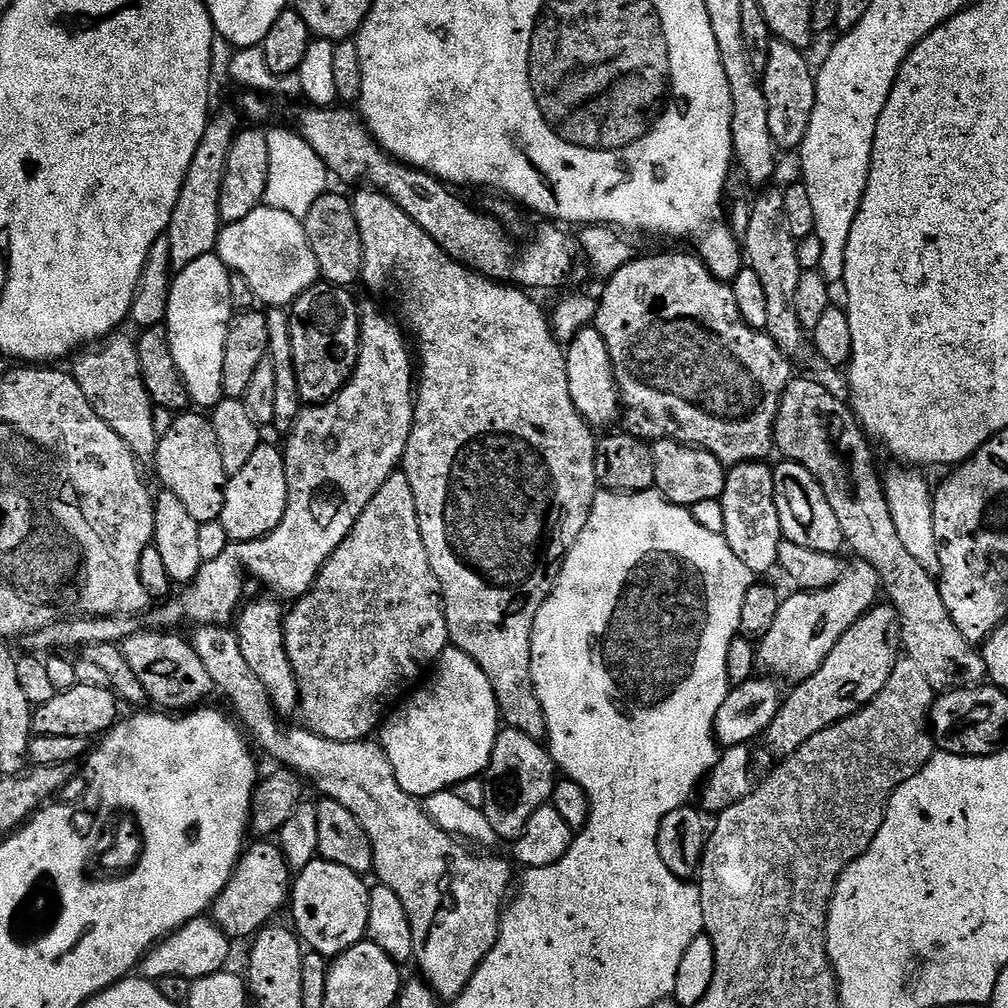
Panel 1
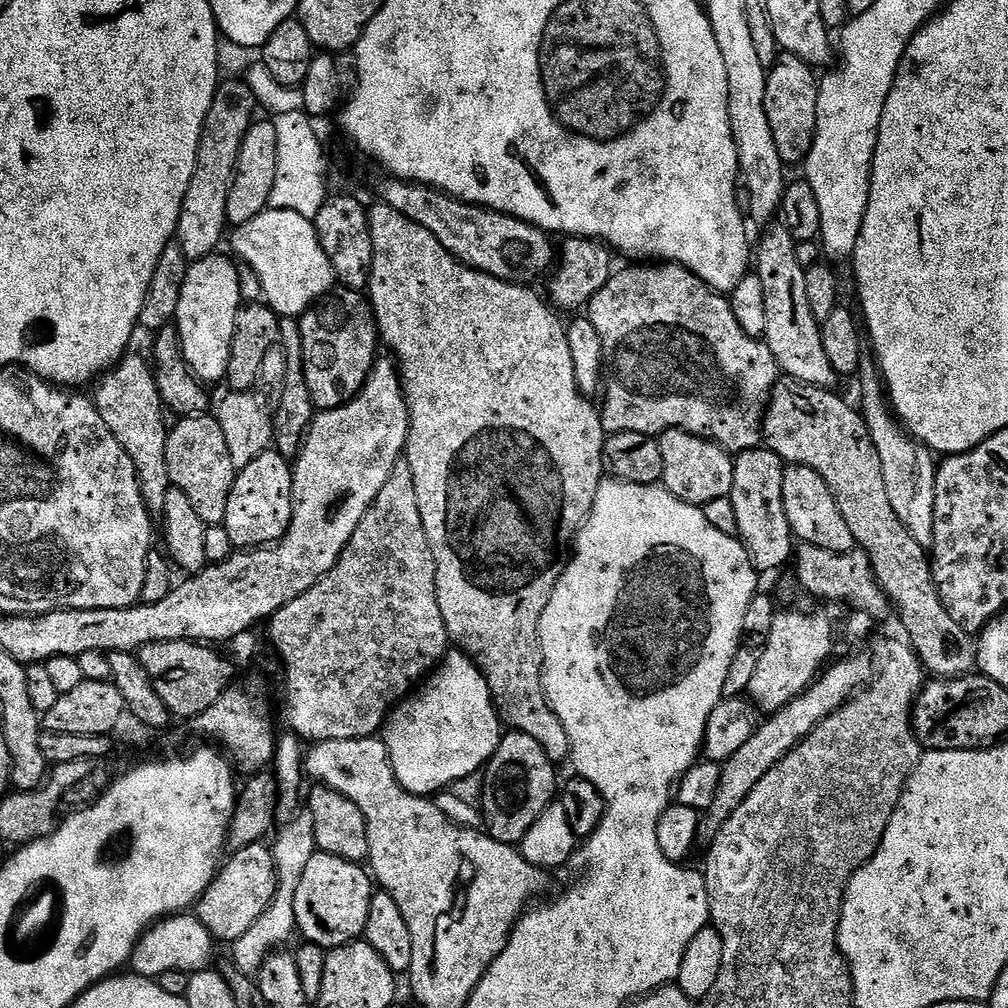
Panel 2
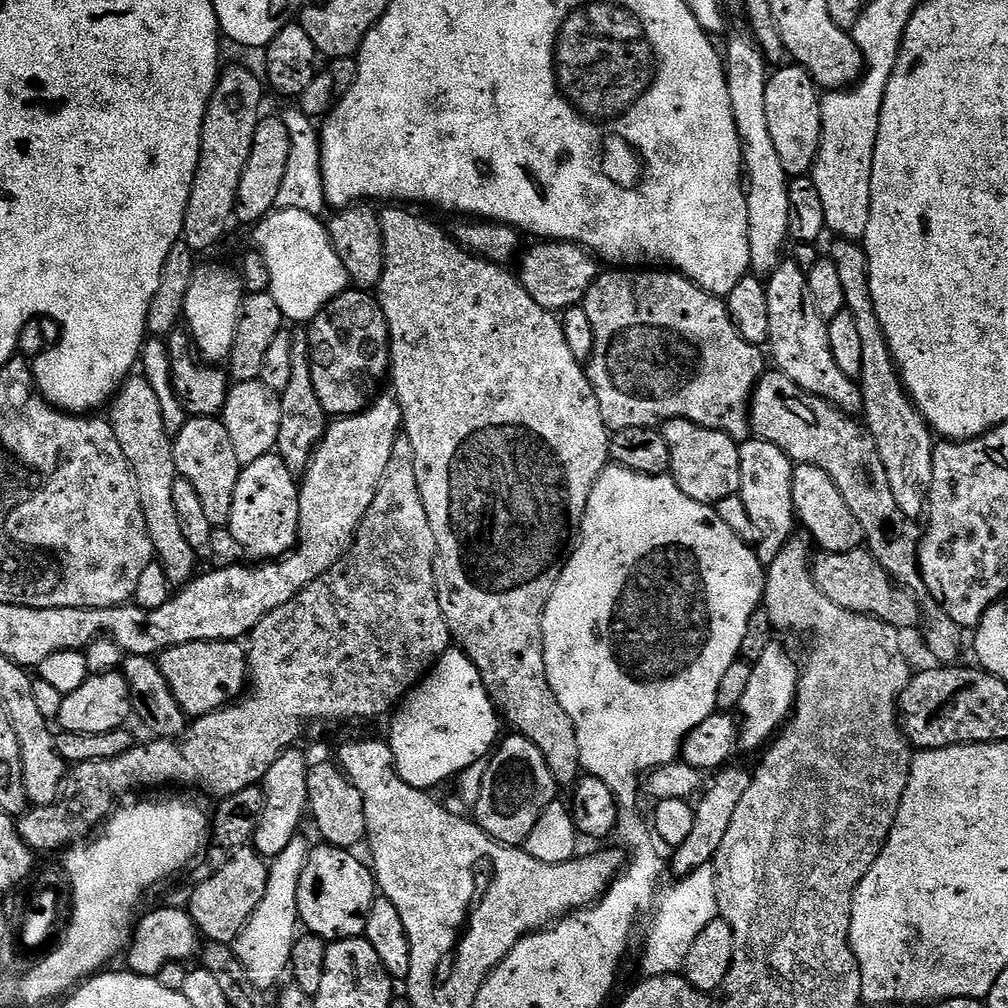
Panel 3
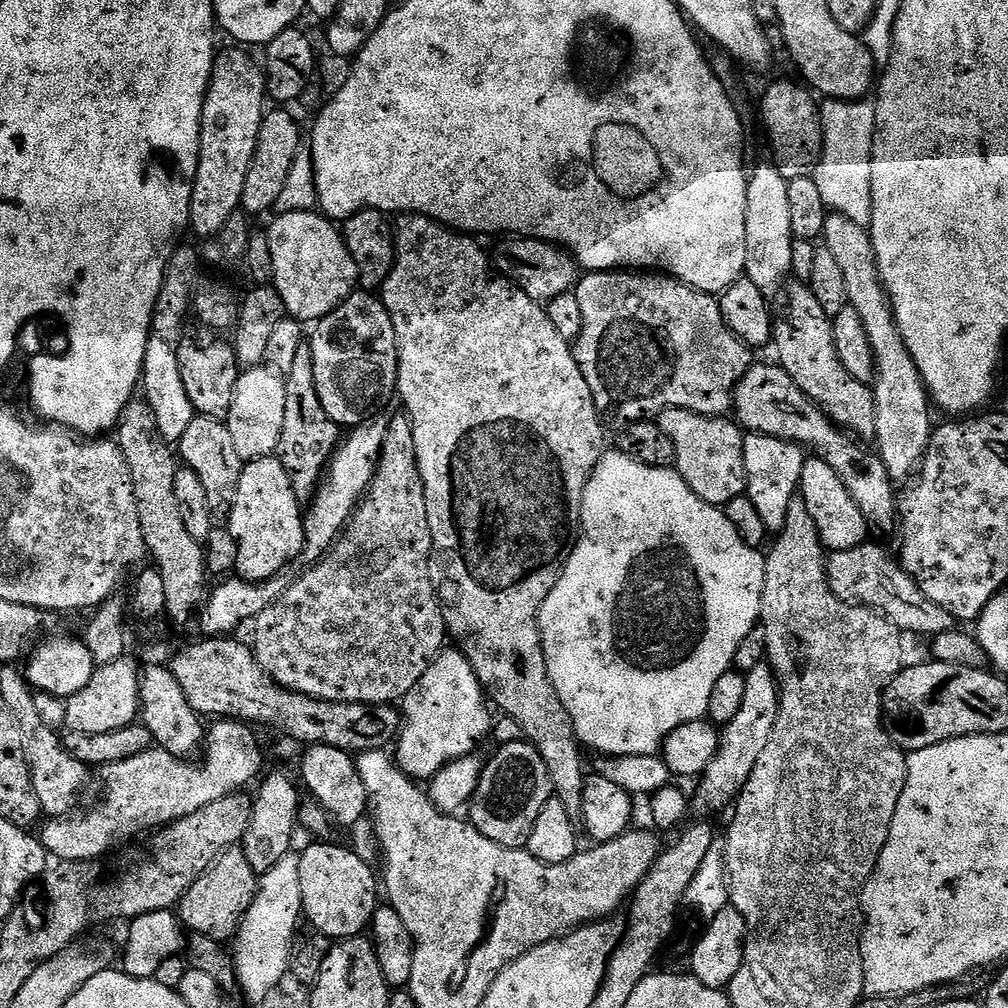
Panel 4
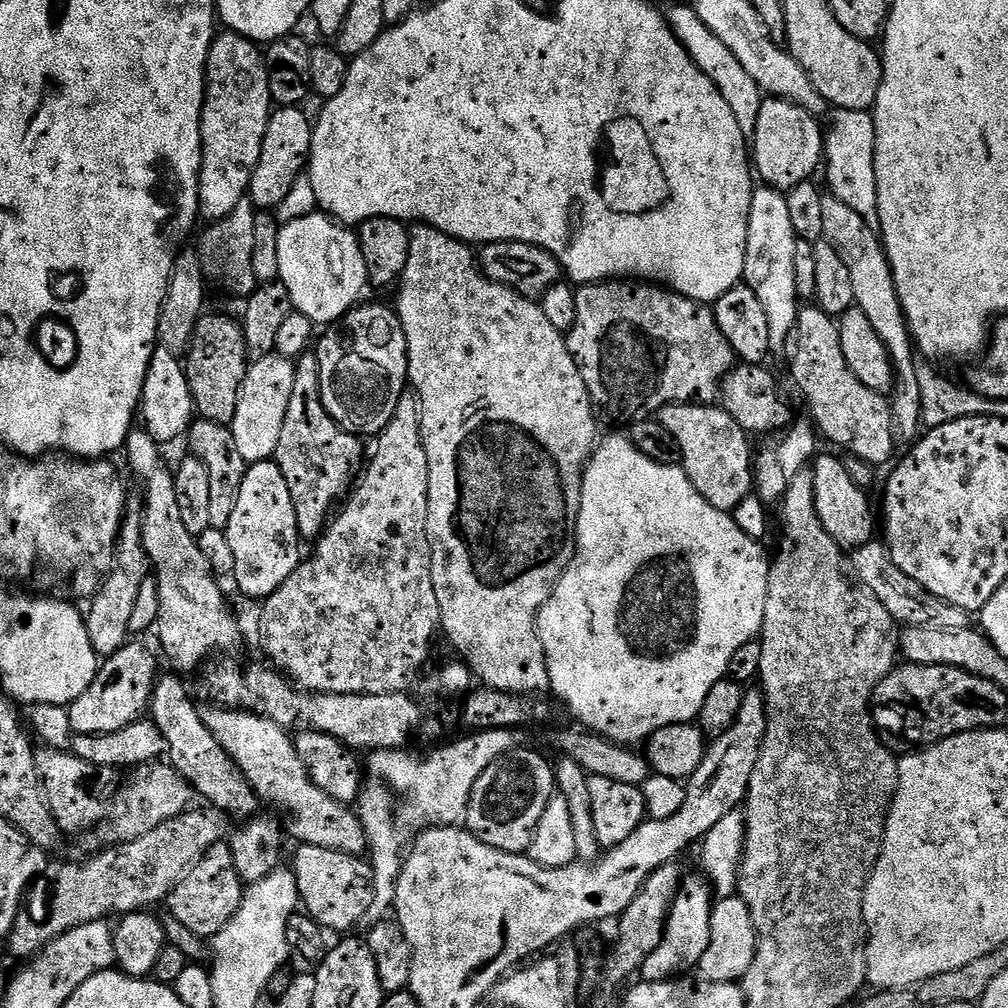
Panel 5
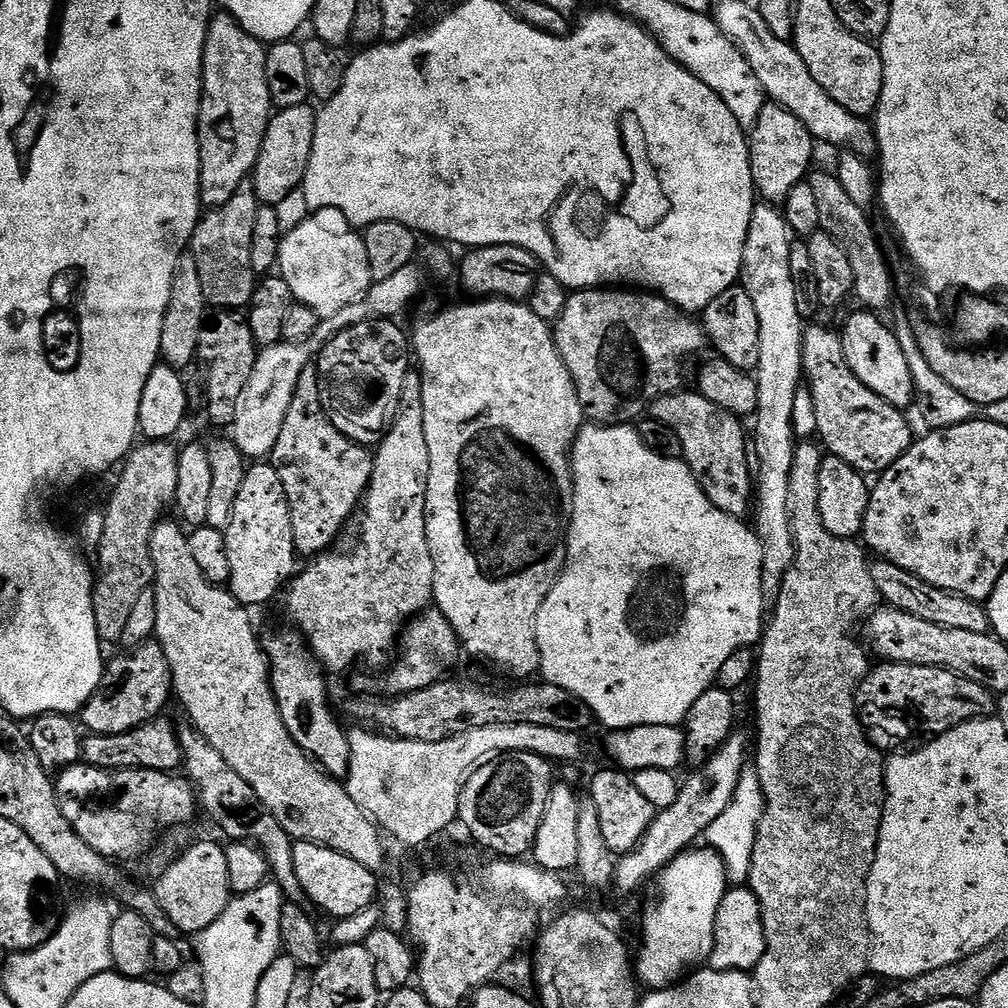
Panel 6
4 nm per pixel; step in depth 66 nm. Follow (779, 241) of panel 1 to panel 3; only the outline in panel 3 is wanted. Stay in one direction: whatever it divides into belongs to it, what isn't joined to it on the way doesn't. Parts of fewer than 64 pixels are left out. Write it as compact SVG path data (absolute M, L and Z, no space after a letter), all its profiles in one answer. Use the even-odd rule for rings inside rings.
M781 259L780 264L766 280L766 306L770 310L770 334L766 345L777 369L790 378L802 390L830 402L835 408L849 414L864 411L864 399L859 383L853 377L838 370L834 354L830 350L828 321L814 310L814 298L810 298L808 274L796 265L795 259Z

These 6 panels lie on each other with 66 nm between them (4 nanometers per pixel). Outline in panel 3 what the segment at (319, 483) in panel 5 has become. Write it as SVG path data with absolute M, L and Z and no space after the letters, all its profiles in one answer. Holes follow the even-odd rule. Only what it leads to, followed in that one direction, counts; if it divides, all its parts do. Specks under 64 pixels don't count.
M307 331L291 333L292 349L290 350L290 386L279 393L280 425L278 426L278 442L275 451L286 462L293 474L302 474L312 461L316 445L324 436L326 413L318 402L318 394L314 394L314 378L310 374L310 354L308 353Z

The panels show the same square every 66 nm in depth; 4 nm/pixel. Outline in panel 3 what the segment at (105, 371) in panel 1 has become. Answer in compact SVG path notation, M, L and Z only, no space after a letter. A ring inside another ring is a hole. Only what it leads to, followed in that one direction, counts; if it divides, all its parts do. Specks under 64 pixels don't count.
M132 374L117 388L107 412L106 419L112 425L114 438L118 438L118 446L122 446L122 454L126 454L126 462L132 471L132 481L136 484L138 502L146 530L150 534L155 559L166 570L169 583L183 586L193 579L197 571L198 554L186 542L178 522L178 512L174 510L174 482L178 477L172 453L173 437L168 435L162 423L158 397L143 374Z

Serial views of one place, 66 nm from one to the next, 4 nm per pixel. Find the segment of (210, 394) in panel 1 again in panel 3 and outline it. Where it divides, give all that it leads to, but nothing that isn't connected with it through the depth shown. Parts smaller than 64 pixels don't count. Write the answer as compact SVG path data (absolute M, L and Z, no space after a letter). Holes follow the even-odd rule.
M197 267L190 282L190 290L186 290L182 320L191 343L192 340L196 343L205 361L227 361L234 346L234 330L238 330L240 303L244 301L245 295L244 285L233 269L231 272L228 268Z

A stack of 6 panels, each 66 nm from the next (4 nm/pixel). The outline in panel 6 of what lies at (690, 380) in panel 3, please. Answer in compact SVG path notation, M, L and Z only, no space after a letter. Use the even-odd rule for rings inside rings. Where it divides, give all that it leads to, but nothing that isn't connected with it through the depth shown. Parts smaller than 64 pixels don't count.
M612 286L573 291L566 302L566 310L562 310L559 320L555 321L554 339L558 354L562 362L566 362L566 370L570 370L570 378L578 390L584 415L593 424L631 425L639 421L653 400L681 391L684 360L709 347L703 323L695 315L680 311L668 300L647 290L617 290Z

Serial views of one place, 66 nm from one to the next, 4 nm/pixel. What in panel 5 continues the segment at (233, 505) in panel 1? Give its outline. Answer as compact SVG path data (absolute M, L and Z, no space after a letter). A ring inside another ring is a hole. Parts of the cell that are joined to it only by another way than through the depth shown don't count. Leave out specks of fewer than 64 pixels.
M275 459L248 465L226 531L234 553L232 576L241 594L252 600L267 600L302 563L302 537L294 514L294 498L290 498L290 486L286 486L286 478L282 478L282 470Z

